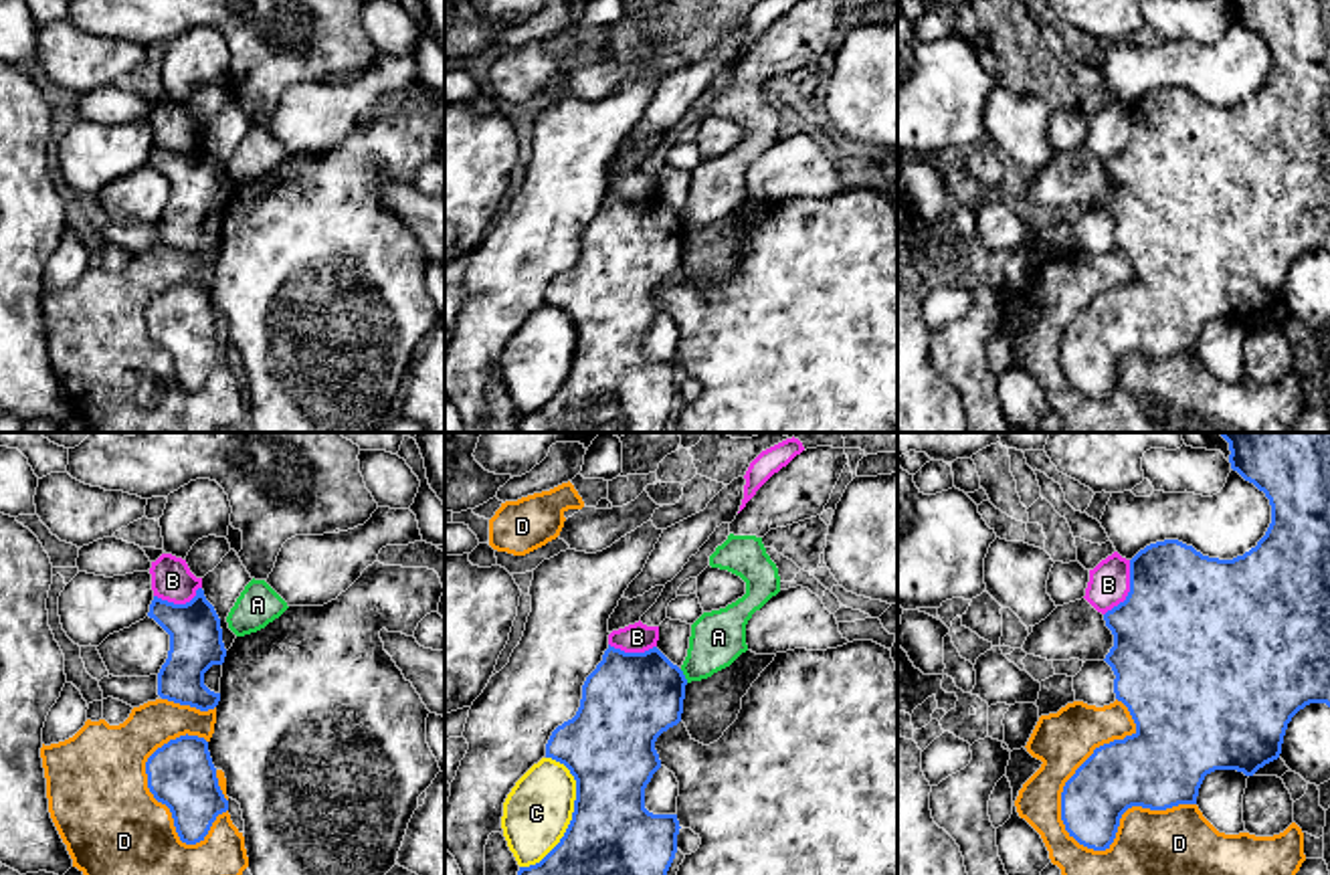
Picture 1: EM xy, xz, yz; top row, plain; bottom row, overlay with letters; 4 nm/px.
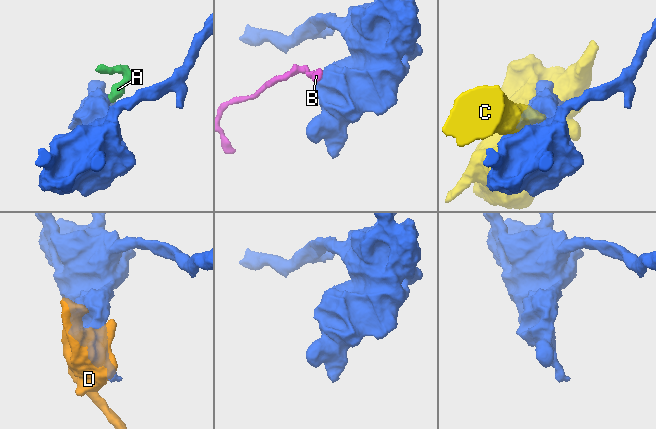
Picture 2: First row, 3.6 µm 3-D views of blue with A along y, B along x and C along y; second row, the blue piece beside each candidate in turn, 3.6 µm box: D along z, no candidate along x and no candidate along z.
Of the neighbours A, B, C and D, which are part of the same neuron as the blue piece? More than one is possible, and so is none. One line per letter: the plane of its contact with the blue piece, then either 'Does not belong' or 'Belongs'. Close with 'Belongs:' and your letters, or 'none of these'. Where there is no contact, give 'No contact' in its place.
A: Touches blue in xz. Does not belong
B: Touches blue in yz. Does not belong
C: Touches blue in xz. Does not belong
D: Touches blue in yz. Does not belong
Belongs: none of these

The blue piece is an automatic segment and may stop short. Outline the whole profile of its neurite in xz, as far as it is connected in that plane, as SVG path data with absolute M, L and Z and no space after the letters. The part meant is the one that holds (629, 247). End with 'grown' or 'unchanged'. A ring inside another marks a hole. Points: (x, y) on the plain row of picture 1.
M608 192L602 208L586 224L576 263L558 273L546 305L564 311L576 327L572 368L560 390L536 412L519 414L515 432L665 432L677 400L677 362L653 362L645 356L645 335L661 315L657 285L681 269L687 226L657 194L625 200Z; unchanged

